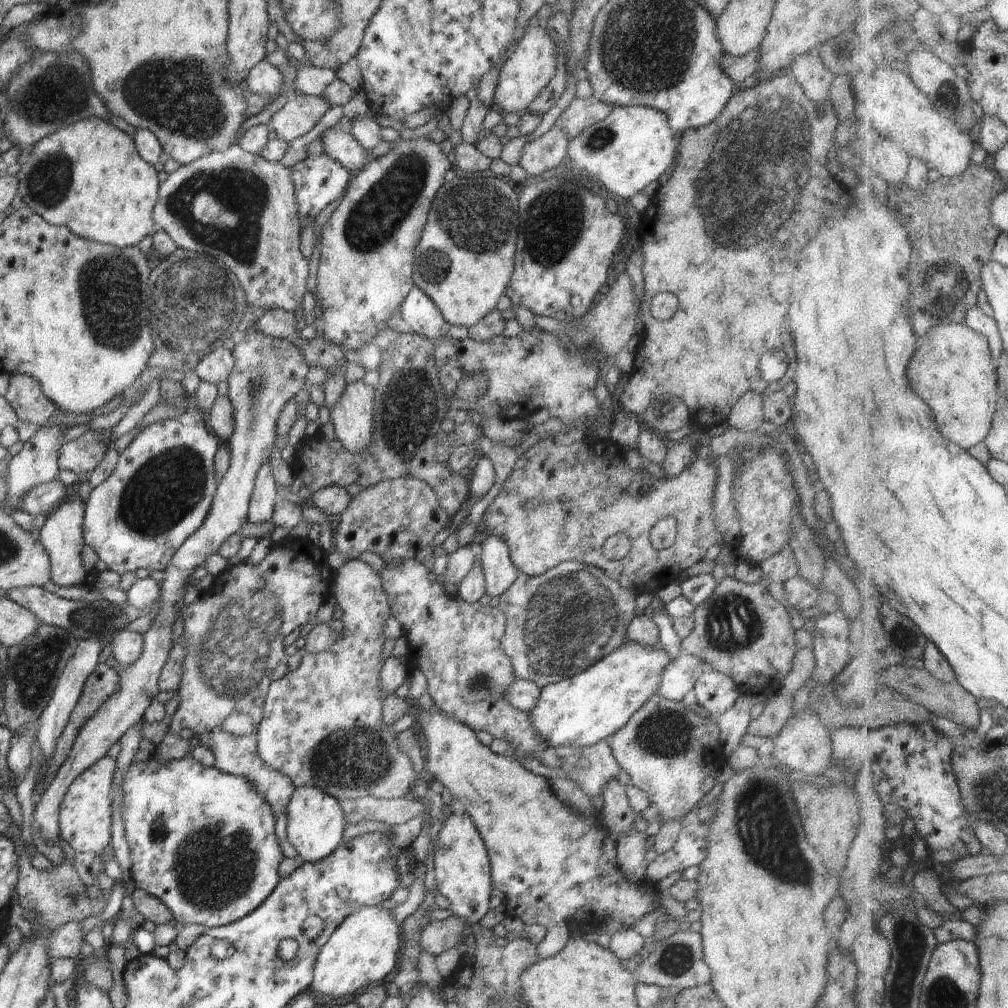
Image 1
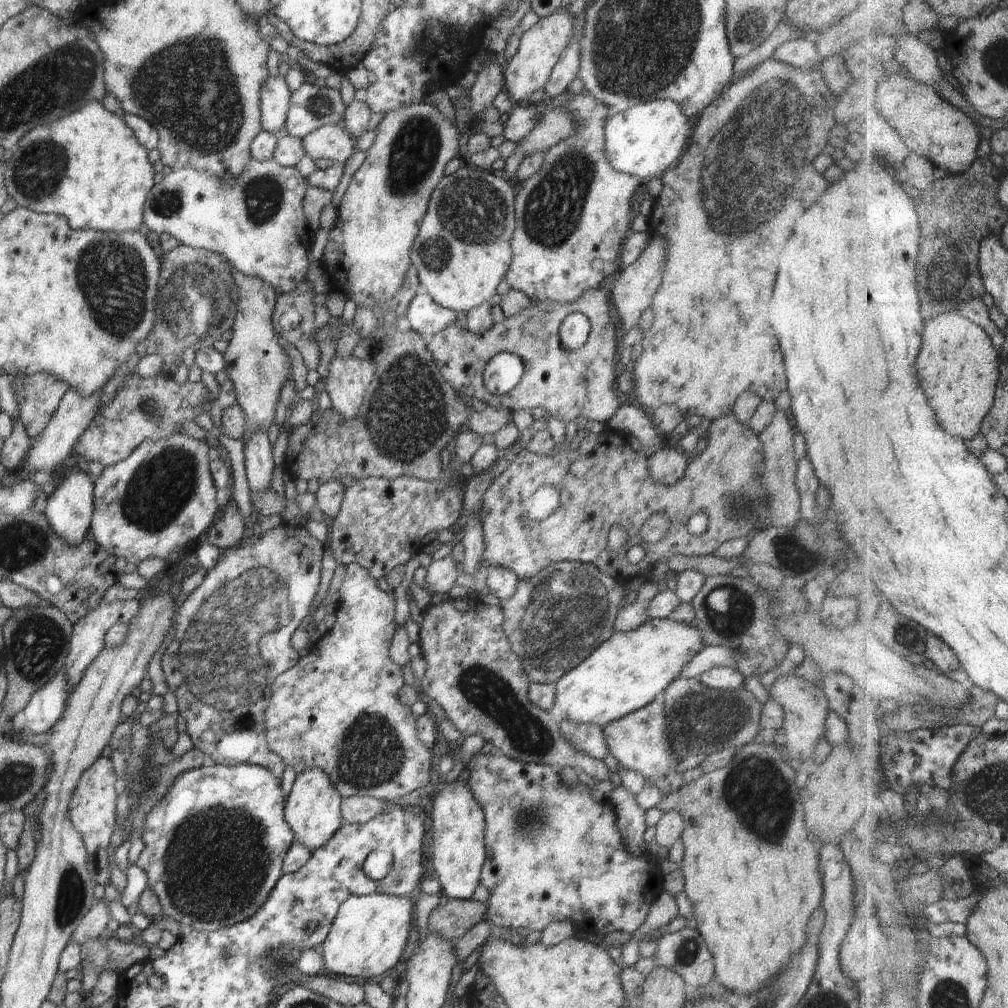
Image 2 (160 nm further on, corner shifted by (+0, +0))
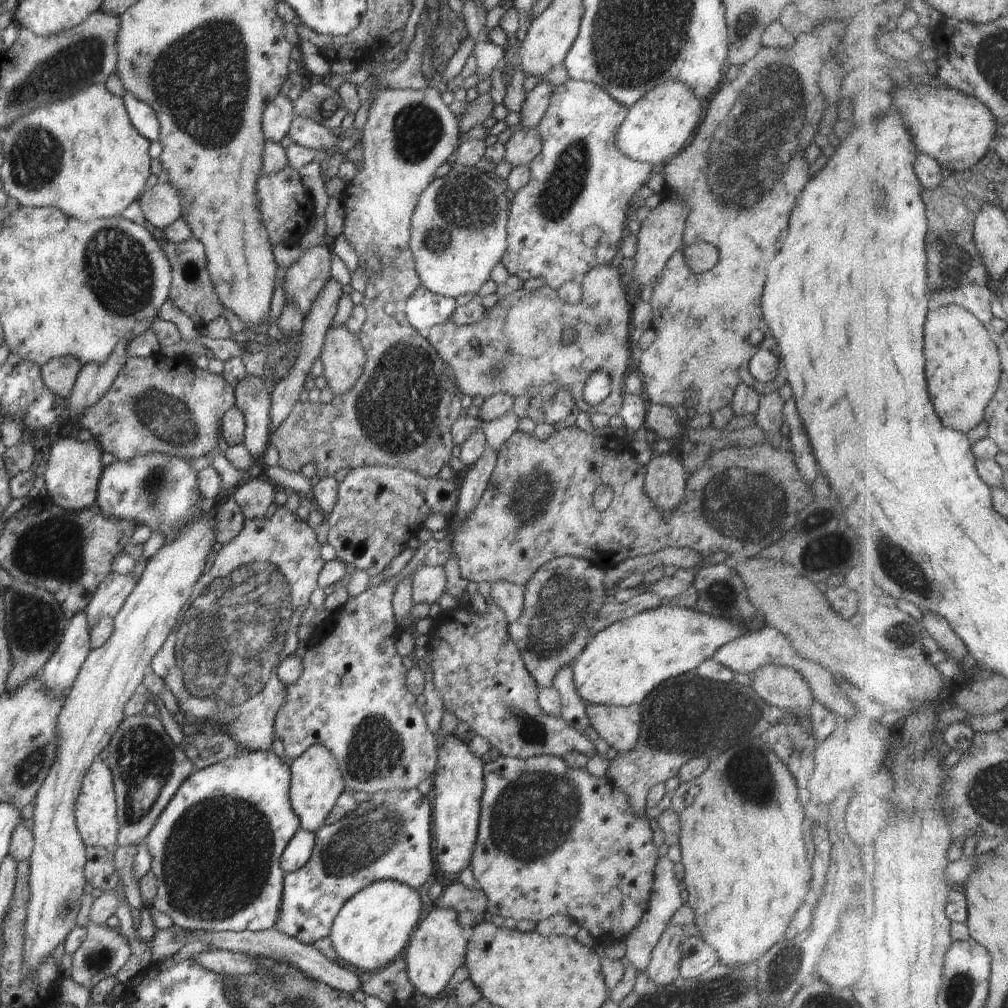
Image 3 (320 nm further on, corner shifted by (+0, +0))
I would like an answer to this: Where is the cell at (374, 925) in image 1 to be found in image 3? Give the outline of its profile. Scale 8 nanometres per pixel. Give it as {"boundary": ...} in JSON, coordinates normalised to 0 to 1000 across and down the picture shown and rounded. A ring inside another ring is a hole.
{"boundary":[[[389,872],[371,874],[363,881],[355,884],[335,904],[326,927],[330,941],[335,948],[335,954],[352,964],[369,964],[389,954],[395,948],[399,948],[407,933],[410,921],[413,921],[413,917],[417,913],[419,898],[417,888],[415,888],[413,882]]]}

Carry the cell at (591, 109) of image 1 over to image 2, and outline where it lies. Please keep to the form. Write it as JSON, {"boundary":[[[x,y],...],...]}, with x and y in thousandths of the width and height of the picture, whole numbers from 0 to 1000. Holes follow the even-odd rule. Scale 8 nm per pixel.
{"boundary":[[[551,104],[549,111],[542,112],[519,139],[512,141],[513,149],[521,156],[540,152],[569,130],[570,122]]]}

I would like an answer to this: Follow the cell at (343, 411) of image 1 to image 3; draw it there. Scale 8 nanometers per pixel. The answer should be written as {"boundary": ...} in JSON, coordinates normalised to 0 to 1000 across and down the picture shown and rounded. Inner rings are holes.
{"boundary":[[[342,321],[330,322],[325,324],[318,347],[318,357],[320,359],[320,370],[331,391],[335,393],[341,391],[355,377],[361,367],[363,359],[362,349],[353,330],[350,330]]]}

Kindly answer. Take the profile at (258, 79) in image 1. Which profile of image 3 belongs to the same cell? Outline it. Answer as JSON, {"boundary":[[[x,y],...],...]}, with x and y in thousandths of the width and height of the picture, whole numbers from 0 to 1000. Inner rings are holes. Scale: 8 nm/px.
{"boundary":[[[277,93],[266,102],[258,121],[263,139],[278,142],[278,139],[286,133],[292,113],[291,102],[286,96]]]}

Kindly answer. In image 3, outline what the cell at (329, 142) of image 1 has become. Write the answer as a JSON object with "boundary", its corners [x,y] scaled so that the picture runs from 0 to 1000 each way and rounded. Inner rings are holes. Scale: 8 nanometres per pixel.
{"boundary":[[[291,114],[285,134],[291,142],[312,148],[313,150],[317,149],[317,147],[325,149],[337,138],[323,126],[317,125],[306,116],[298,114]]]}

